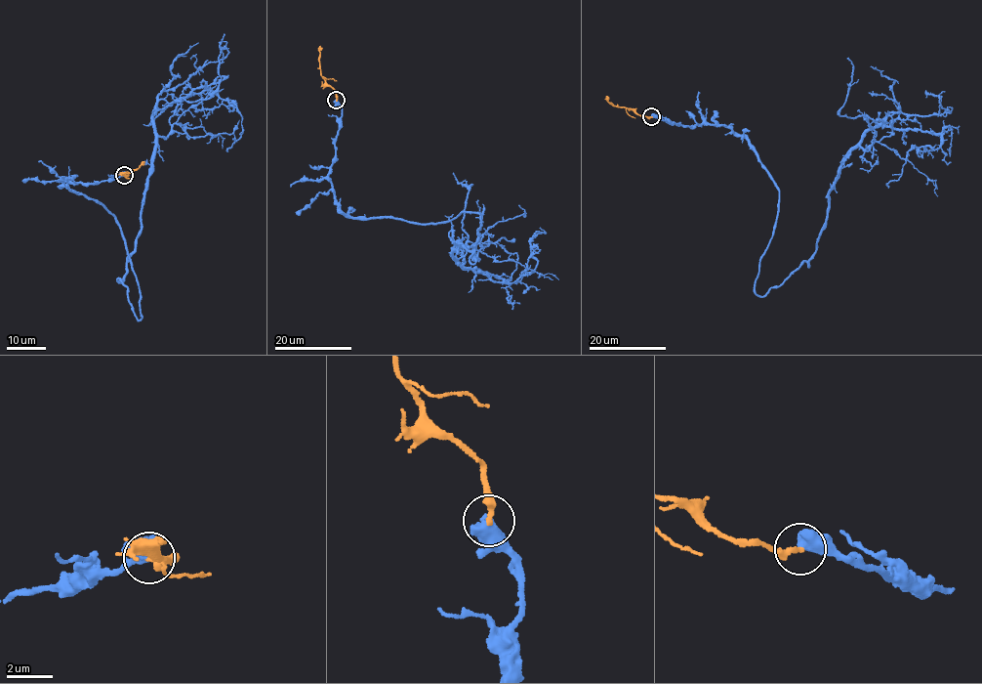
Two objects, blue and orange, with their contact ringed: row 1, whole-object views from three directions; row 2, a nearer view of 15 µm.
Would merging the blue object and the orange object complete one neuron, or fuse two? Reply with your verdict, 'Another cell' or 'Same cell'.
Another cell

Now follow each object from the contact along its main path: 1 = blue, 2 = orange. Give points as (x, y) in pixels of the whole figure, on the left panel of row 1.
1: (123, 175), (61, 186), (115, 218), (138, 320), (119, 278), (154, 113), (227, 99), (227, 151)
2: (123, 175), (144, 162)

